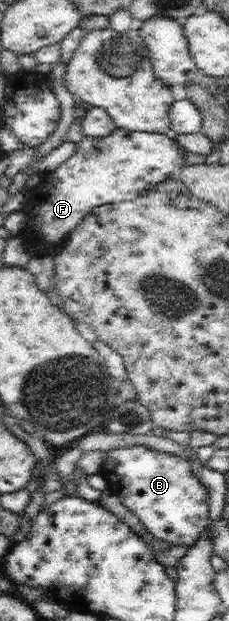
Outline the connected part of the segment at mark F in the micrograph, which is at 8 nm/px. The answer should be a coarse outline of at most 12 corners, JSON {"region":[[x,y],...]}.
{"region":[[173,134],[85,136],[22,209],[56,254],[102,205],[182,180]]}

